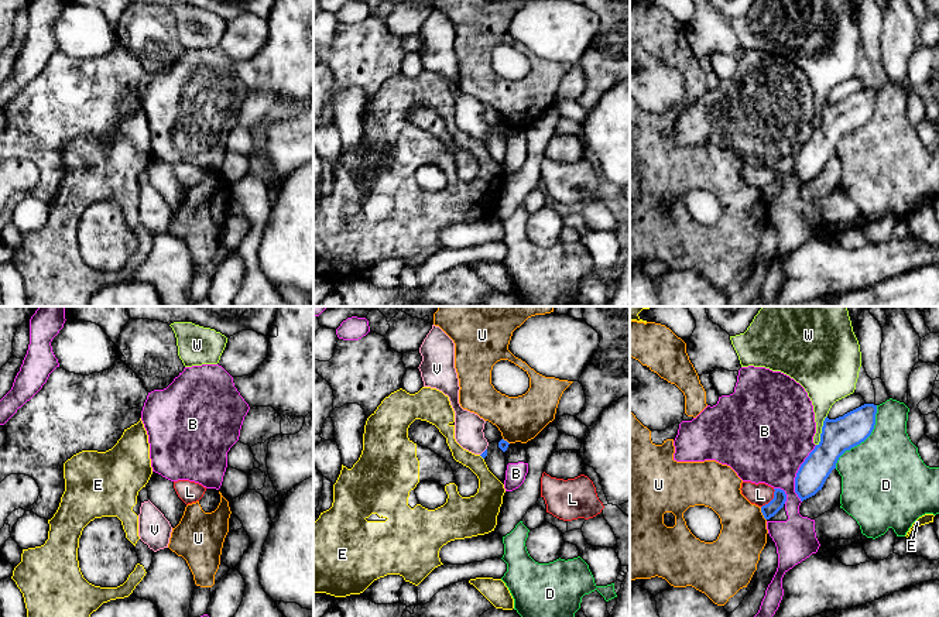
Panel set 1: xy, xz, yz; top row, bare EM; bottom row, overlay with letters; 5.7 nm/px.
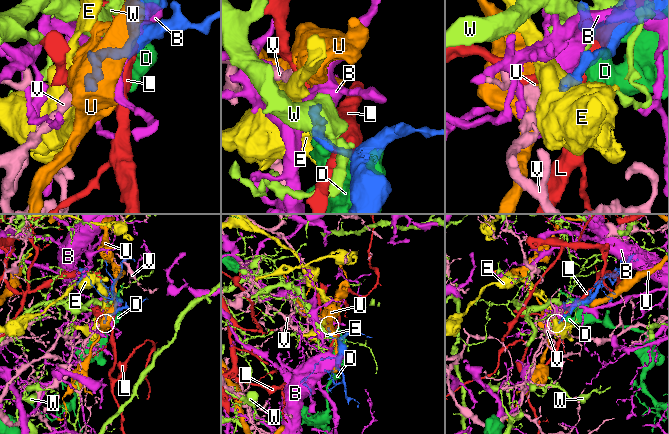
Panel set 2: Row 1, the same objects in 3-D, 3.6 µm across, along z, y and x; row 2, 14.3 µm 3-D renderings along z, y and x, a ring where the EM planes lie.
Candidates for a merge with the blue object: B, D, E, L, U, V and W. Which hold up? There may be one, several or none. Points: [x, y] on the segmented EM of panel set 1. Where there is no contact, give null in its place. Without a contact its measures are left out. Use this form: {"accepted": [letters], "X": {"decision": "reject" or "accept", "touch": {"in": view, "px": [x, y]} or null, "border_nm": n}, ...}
{"accepted": ["V"], "B": {"decision": "reject", "touch": {"in": "yz", "px": [797, 473]}, "border_nm": 340}, "D": {"decision": "reject", "touch": {"in": "yz", "px": [863, 441]}, "border_nm": 440}, "E": {"decision": "reject", "touch": {"in": "xz", "px": [482, 456]}, "border_nm": 40}, "L": {"decision": "reject", "touch": {"in": "yz", "px": [773, 499]}, "border_nm": 130}, "U": {"decision": "reject", "touch": {"in": "yz", "px": [763, 514]}, "border_nm": 90}, "V": {"decision": "accept", "touch": {"in": "xz", "px": [483, 452]}, "border_nm": 60}, "W": {"decision": "reject", "touch": {"in": "yz", "px": [822, 431]}, "border_nm": 190}}

